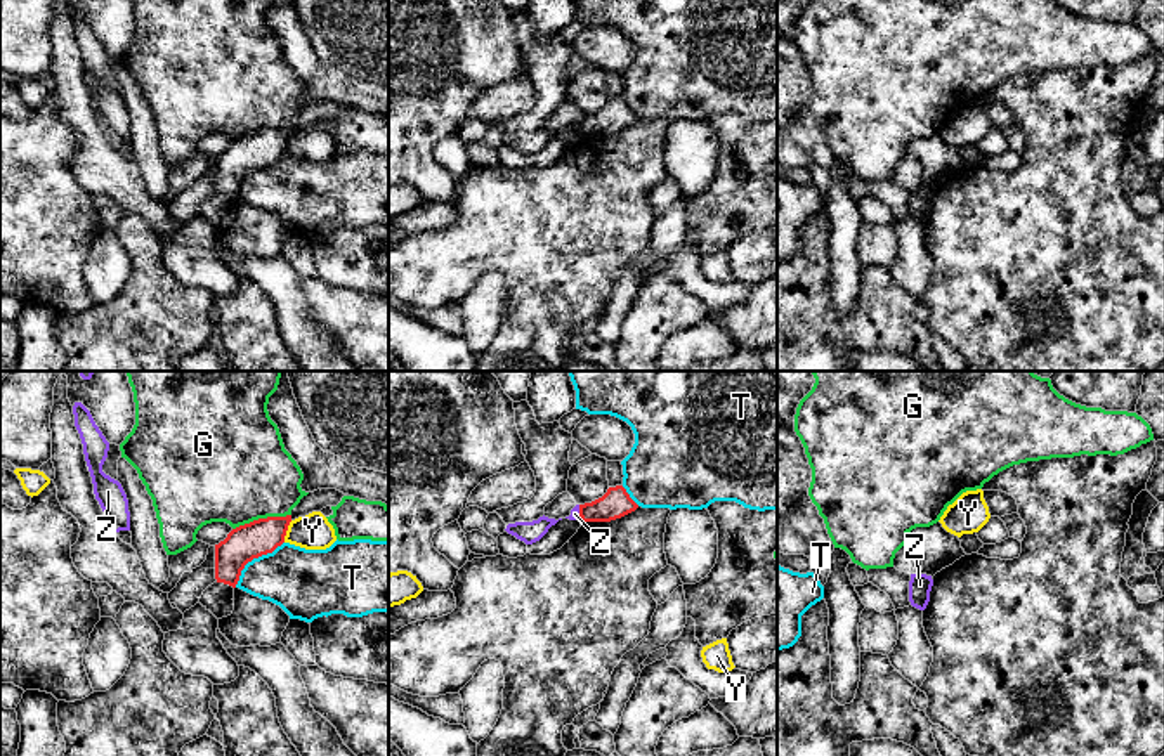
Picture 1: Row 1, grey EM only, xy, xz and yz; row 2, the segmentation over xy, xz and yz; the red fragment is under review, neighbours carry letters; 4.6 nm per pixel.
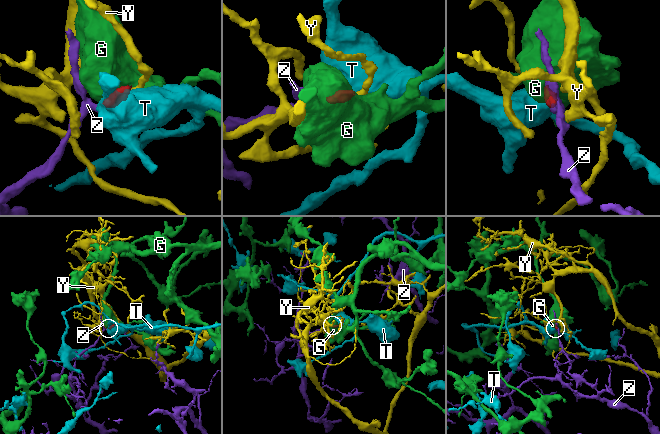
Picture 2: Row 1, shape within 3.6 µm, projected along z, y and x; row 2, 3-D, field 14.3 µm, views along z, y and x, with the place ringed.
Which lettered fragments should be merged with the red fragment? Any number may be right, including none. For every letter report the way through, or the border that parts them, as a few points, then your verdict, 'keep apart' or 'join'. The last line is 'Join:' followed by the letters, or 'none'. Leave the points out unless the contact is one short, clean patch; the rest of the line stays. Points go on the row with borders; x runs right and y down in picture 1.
G: border along xy (290, 514), (254, 519), (233, 529); keep apart
T: border along xy (283, 541), (271, 552), (254, 557), (241, 571), (235, 586); keep apart
Y: border along xy (292, 521), (283, 541); keep apart
Z: border along xz (578, 505), (582, 521); keep apart
Join: none

